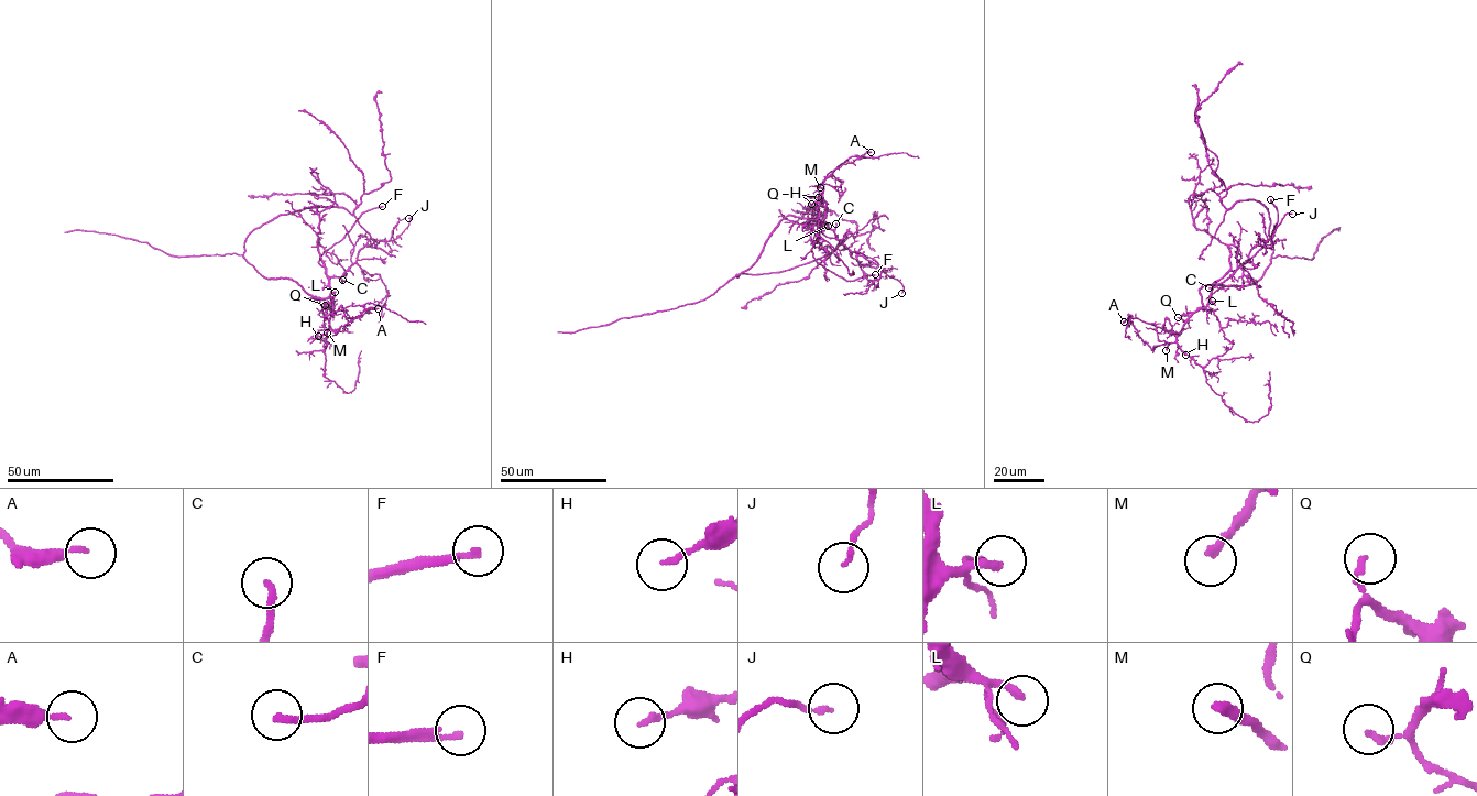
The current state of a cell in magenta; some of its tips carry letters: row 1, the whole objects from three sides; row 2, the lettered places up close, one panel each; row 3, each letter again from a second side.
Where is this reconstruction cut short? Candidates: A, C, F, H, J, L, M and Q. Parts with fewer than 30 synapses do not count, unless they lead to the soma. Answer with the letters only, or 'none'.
C, F, L

